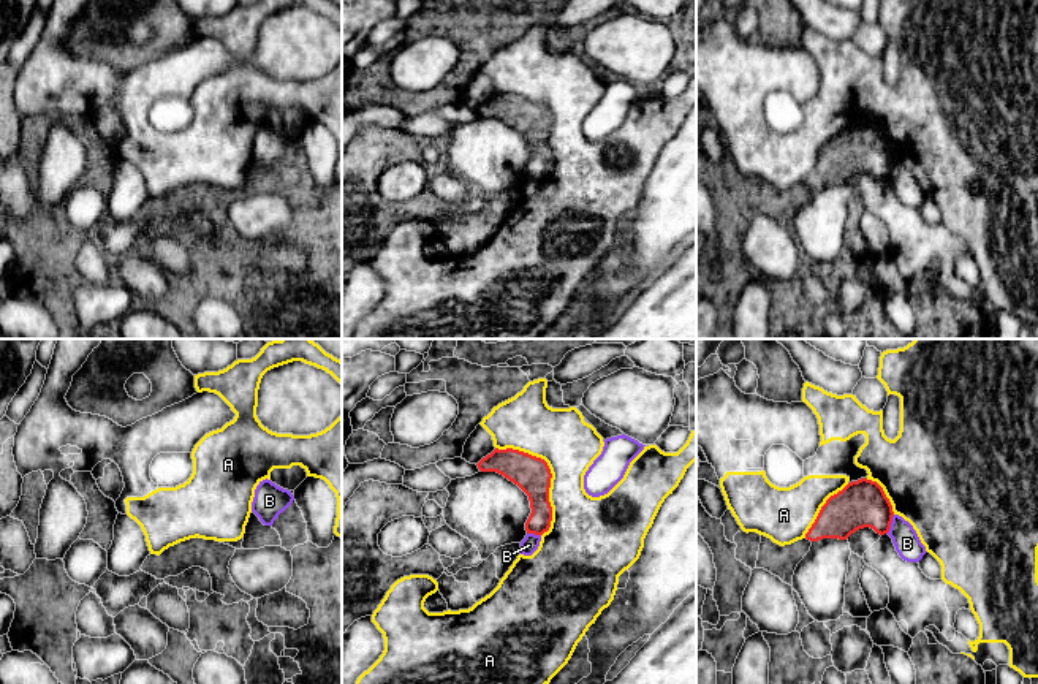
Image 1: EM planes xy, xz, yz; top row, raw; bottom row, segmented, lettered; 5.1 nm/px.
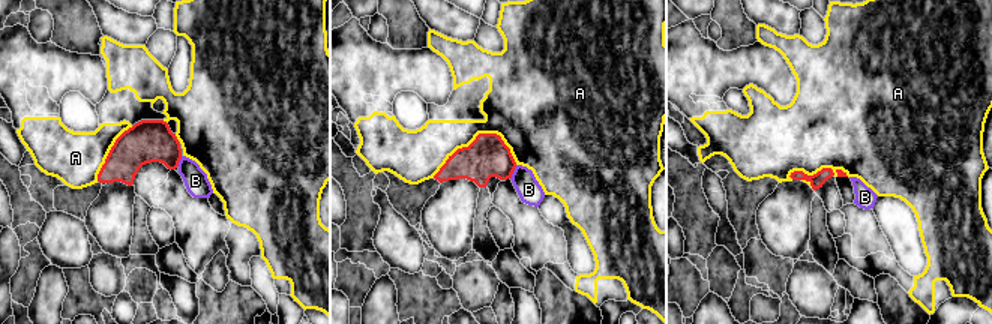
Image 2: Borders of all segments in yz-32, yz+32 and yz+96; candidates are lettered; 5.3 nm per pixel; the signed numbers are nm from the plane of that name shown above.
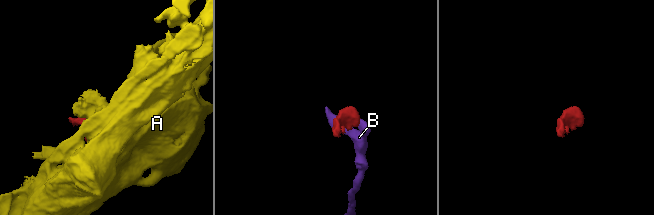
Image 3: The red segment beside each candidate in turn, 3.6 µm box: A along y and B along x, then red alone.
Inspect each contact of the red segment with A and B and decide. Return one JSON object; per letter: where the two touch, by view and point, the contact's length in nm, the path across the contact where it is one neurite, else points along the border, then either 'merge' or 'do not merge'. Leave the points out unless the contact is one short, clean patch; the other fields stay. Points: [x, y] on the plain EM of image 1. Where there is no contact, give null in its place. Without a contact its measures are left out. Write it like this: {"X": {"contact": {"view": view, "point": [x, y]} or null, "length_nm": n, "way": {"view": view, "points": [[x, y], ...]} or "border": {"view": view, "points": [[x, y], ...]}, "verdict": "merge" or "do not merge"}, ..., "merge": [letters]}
{"A": {"contact": {"view": "xz", "point": [551, 119]}, "length_nm": 500, "verdict": "do not merge"}, "B": {"contact": {"view": "yz", "point": [890, 170]}, "length_nm": 100, "border": {"view": "yz", "points": [[894, 160], [886, 178]]}, "verdict": "do not merge"}, "merge": []}

